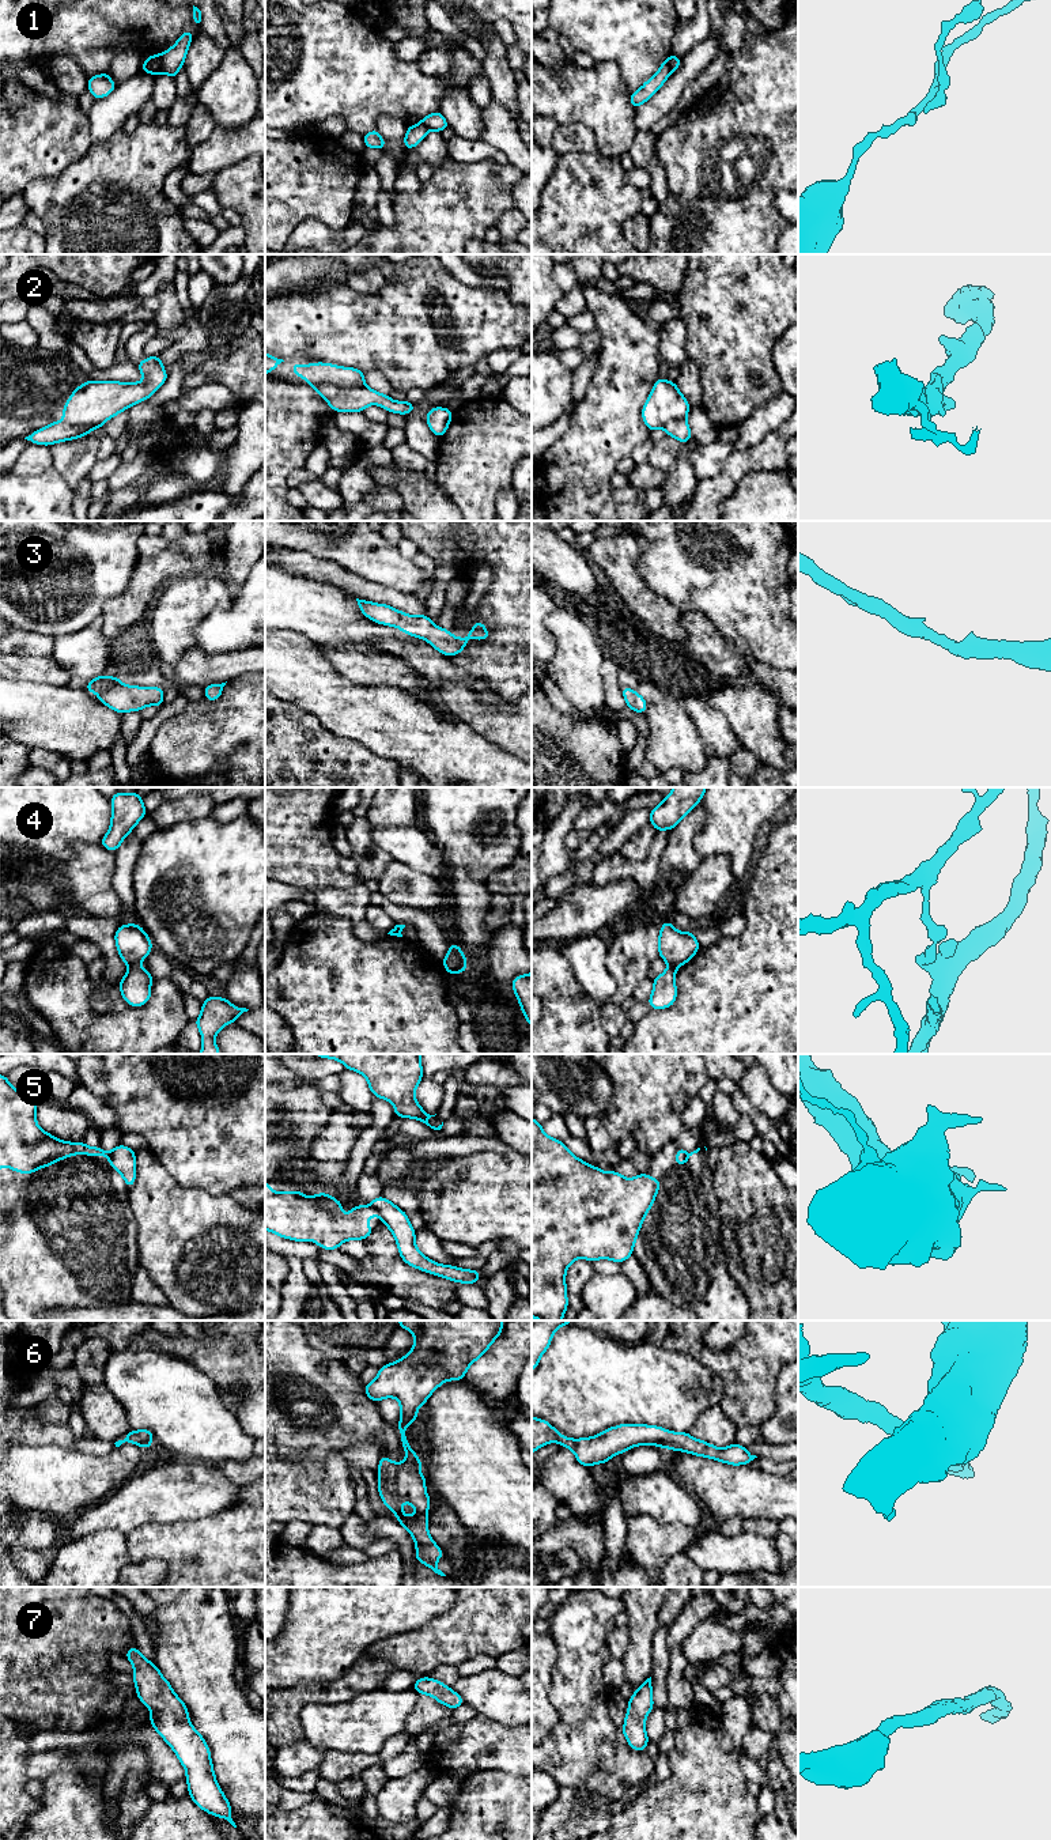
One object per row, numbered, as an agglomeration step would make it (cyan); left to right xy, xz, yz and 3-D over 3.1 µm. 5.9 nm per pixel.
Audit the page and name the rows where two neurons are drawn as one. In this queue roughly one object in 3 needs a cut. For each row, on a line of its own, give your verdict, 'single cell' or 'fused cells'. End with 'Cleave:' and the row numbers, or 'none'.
1: fused cells
2: single cell
3: single cell
4: fused cells
5: fused cells
6: single cell
7: single cell
Cleave: 1, 4, 5

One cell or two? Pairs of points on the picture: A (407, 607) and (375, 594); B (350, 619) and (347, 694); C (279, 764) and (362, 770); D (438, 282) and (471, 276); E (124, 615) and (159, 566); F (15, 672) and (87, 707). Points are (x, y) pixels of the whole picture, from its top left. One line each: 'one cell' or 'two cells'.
A: one cell
B: two cells
C: one cell
D: two cells
E: one cell
F: two cells

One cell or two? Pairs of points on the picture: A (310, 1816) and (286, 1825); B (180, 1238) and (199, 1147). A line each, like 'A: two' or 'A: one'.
A: one
B: two

